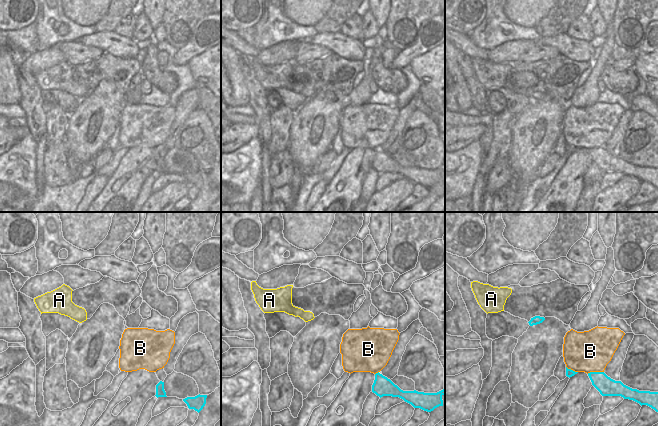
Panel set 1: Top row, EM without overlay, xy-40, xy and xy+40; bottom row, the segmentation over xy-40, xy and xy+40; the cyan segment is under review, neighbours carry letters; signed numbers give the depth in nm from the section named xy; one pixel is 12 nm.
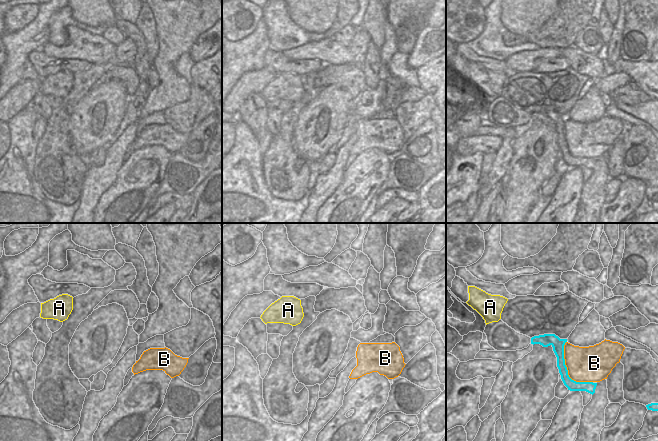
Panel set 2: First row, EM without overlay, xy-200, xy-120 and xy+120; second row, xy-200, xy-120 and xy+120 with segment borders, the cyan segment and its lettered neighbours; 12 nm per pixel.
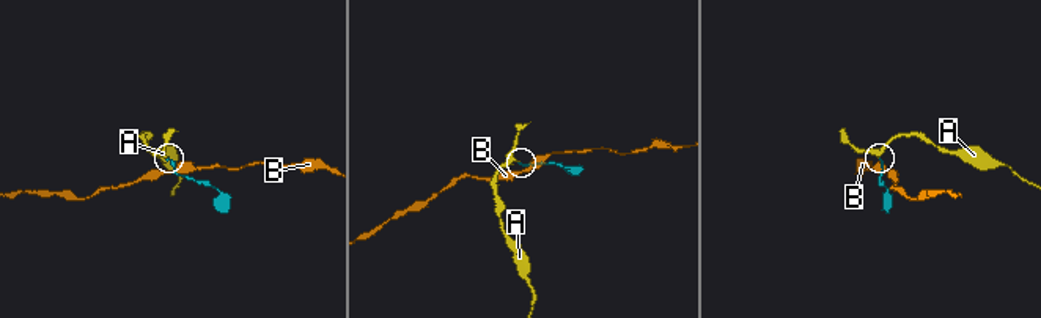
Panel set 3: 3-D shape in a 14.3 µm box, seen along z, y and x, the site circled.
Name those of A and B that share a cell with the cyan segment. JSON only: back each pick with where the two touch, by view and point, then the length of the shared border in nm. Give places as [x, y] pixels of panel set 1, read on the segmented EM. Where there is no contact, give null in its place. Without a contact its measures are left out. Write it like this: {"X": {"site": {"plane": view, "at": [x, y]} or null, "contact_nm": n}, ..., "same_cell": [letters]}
{"A": {"site": null}, "same_cell": ["A"]}

